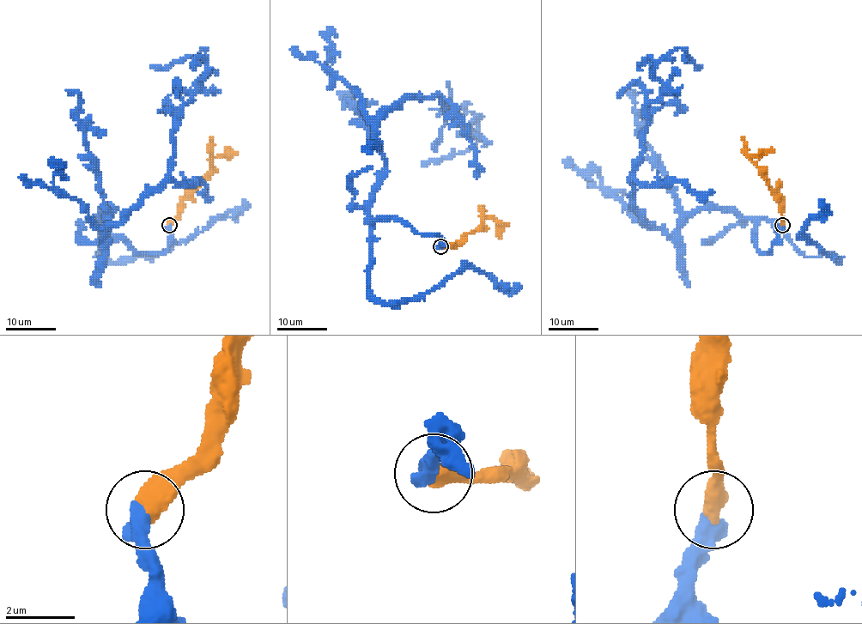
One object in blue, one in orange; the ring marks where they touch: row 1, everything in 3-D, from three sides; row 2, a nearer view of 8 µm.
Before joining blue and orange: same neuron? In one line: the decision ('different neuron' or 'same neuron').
same neuron

